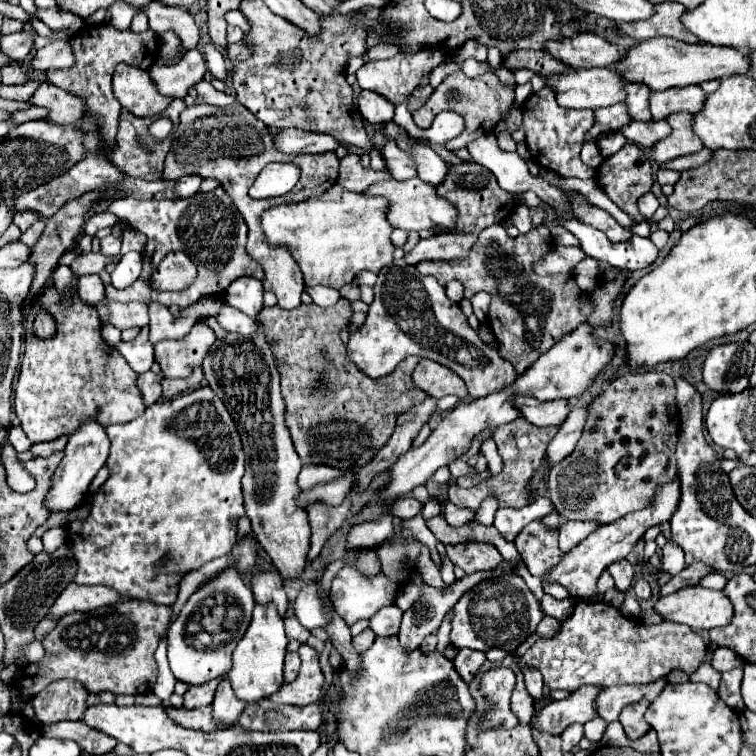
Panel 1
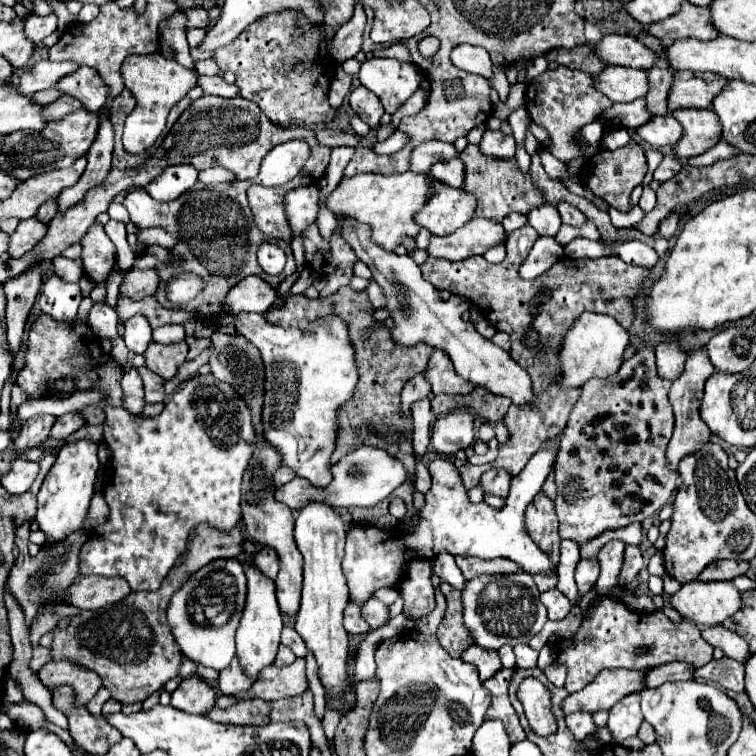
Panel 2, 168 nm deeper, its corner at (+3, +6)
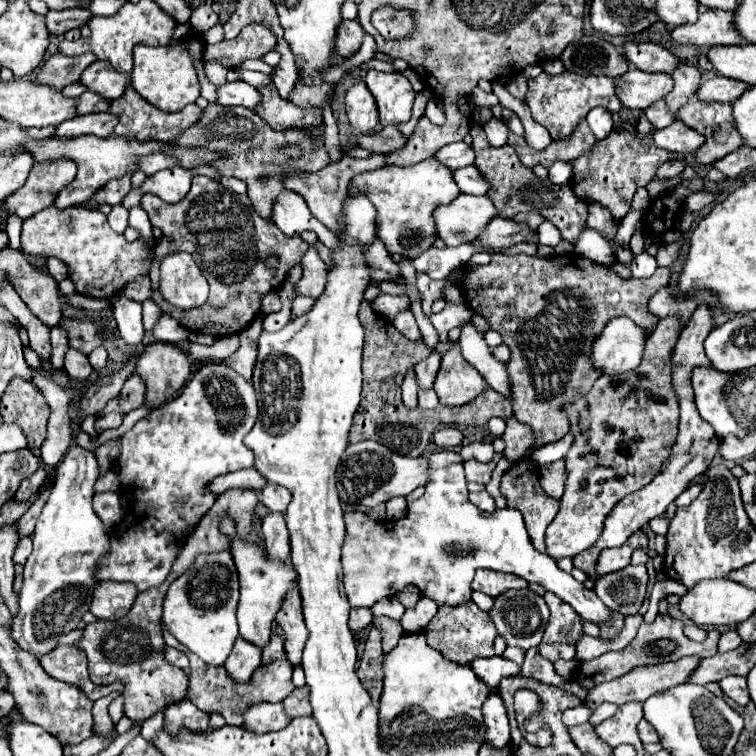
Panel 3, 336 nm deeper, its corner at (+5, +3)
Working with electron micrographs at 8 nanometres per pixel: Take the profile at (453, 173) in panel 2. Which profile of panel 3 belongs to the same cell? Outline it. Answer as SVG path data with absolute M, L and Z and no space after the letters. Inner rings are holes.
M463 166L463 168L455 170L453 178L463 194L481 196L481 194L487 194L487 190L489 190L489 184L483 180L483 176L479 176L479 170L475 166Z

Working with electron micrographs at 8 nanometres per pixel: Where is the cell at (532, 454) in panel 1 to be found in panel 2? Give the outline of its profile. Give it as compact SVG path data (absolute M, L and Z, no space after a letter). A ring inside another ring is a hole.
M521 227L507 237L507 257L499 265L489 265L483 257L469 257L465 261L449 261L449 259L433 259L429 257L425 265L421 265L423 277L433 283L437 289L447 289L451 293L463 295L465 299L479 305L481 313L489 319L489 323L497 331L505 331L511 337L509 355L529 373L533 383L535 401L531 405L511 405L505 415L505 425L509 425L511 441L499 445L499 455L493 463L473 467L463 465L459 473L467 489L479 483L479 477L489 467L505 467L511 475L517 475L527 461L537 453L541 443L549 437L561 435L567 425L567 417L571 407L581 395L579 387L561 387L559 385L559 351L561 341L569 327L577 321L583 311L605 313L617 317L617 321L629 329L635 319L633 299L641 291L641 285L649 279L651 269L633 267L623 263L617 257L605 259L579 259L579 267L571 267L571 271L545 271L543 275L525 281L519 277L519 267L527 259L533 241L537 239L537 231L533 227Z

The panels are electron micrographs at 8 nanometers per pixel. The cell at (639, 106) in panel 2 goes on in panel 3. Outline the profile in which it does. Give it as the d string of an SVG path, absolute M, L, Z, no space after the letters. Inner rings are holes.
M659 100L659 102L651 104L649 108L645 108L643 114L647 116L647 120L649 120L655 128L665 128L665 126L669 126L669 124L675 120L675 116L665 108L665 102L663 102L663 100Z

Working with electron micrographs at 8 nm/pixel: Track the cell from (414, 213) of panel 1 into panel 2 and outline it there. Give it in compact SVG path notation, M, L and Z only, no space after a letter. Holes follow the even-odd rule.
M435 183L435 193L427 201L425 209L417 213L417 223L429 229L433 235L449 235L473 219L477 201L463 189L453 189L443 183Z

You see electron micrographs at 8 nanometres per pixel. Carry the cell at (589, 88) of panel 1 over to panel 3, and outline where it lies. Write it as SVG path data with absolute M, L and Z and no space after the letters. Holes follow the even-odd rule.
M629 68L619 78L615 88L625 108L643 110L653 102L661 100L673 88L673 80L669 74L649 74L637 68Z

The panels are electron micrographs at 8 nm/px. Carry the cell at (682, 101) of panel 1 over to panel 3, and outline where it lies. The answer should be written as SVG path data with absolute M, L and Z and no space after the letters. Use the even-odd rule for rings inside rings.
M715 74L713 78L701 80L701 84L699 84L697 92L695 92L695 98L703 100L703 102L733 102L747 88L749 88L749 84L745 84L745 82Z

